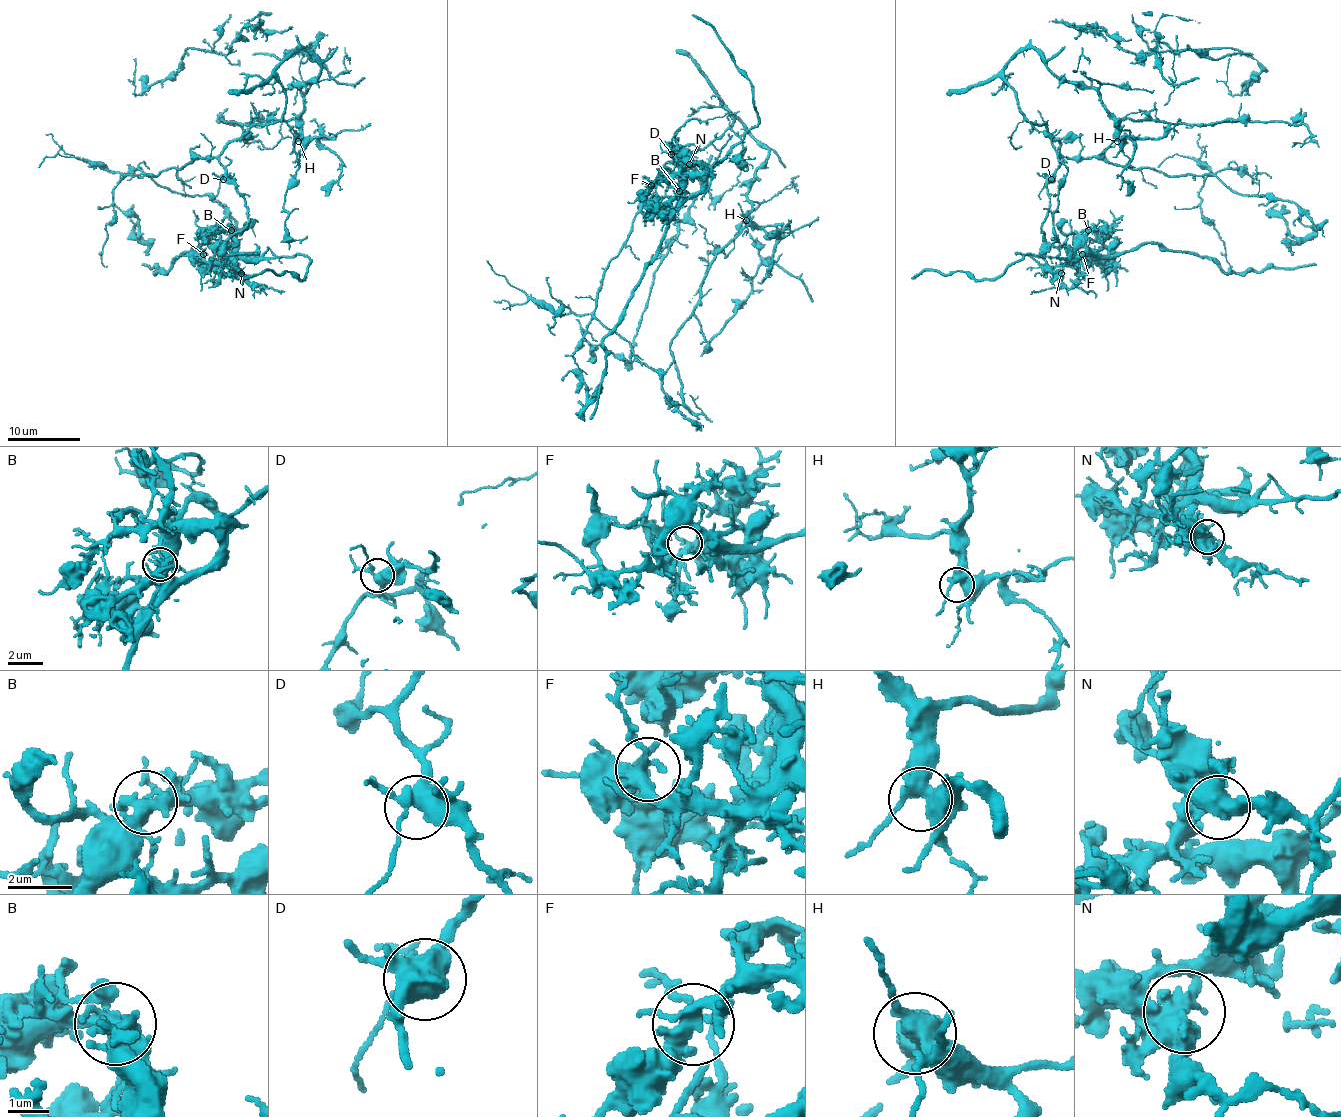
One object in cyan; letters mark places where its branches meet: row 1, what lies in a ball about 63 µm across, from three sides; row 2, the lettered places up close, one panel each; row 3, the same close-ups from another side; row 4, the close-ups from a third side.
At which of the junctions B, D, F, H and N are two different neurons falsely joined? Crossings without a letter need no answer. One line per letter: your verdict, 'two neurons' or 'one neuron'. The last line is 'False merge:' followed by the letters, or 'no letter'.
B: one neuron
D: one neuron
F: one neuron
H: one neuron
N: two neurons
False merge: N

